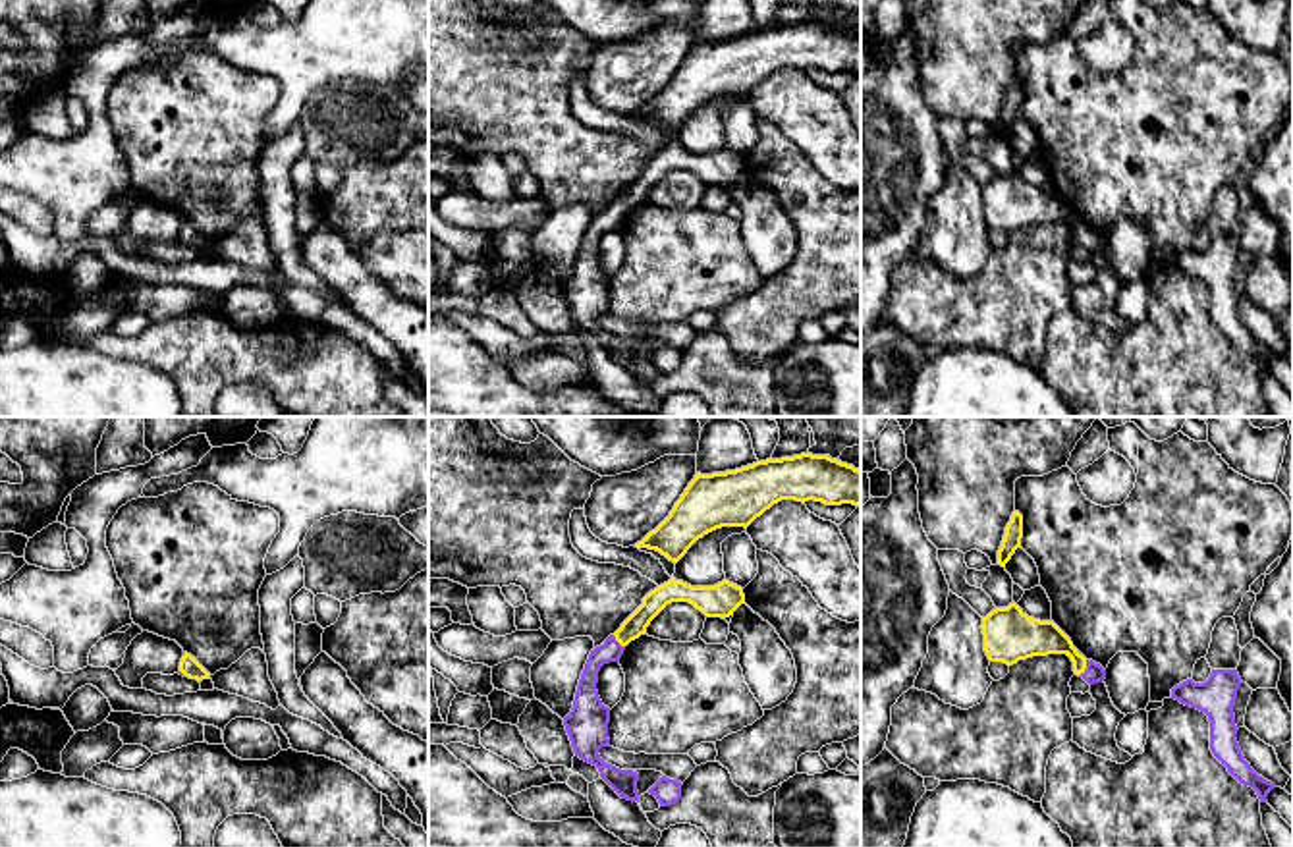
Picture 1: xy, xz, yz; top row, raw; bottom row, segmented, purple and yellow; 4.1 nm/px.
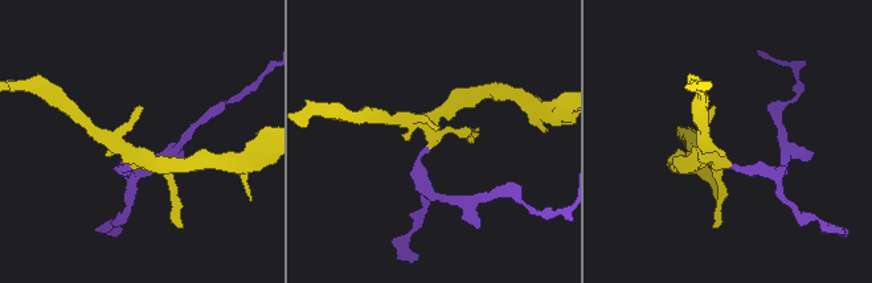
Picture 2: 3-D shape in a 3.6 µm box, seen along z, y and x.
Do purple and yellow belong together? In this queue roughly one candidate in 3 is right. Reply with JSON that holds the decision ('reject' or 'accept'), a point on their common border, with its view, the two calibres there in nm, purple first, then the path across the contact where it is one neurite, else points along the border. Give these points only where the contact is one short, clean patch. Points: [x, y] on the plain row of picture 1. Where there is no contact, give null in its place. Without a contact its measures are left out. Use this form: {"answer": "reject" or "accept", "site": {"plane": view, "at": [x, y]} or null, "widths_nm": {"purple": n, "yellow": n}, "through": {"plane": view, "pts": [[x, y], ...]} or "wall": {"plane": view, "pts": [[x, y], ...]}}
{"answer": "accept", "site": {"plane": "yz", "at": [1087, 236]}, "widths_nm": {"purple": 80, "yellow": 150}, "through": {"plane": "yz", "pts": [[1095, 240], [1087, 236], [1064, 213], [1037, 205]]}}

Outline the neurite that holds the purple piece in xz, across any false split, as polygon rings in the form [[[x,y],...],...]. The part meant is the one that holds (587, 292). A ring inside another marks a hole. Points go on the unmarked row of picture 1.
[[[668,149],[650,158],[643,172],[610,203],[600,214],[591,218],[585,237],[581,241],[573,276],[564,286],[575,324],[598,336],[600,345],[627,369],[639,370],[637,349],[639,342],[633,338],[619,338],[604,330],[598,322],[602,314],[610,314],[608,291],[610,276],[602,272],[596,251],[598,239],[604,232],[619,230],[625,214],[646,201],[650,189],[672,170],[689,170],[706,185],[729,185],[745,172],[743,156],[722,149],[714,154],[691,154],[683,149]]]

